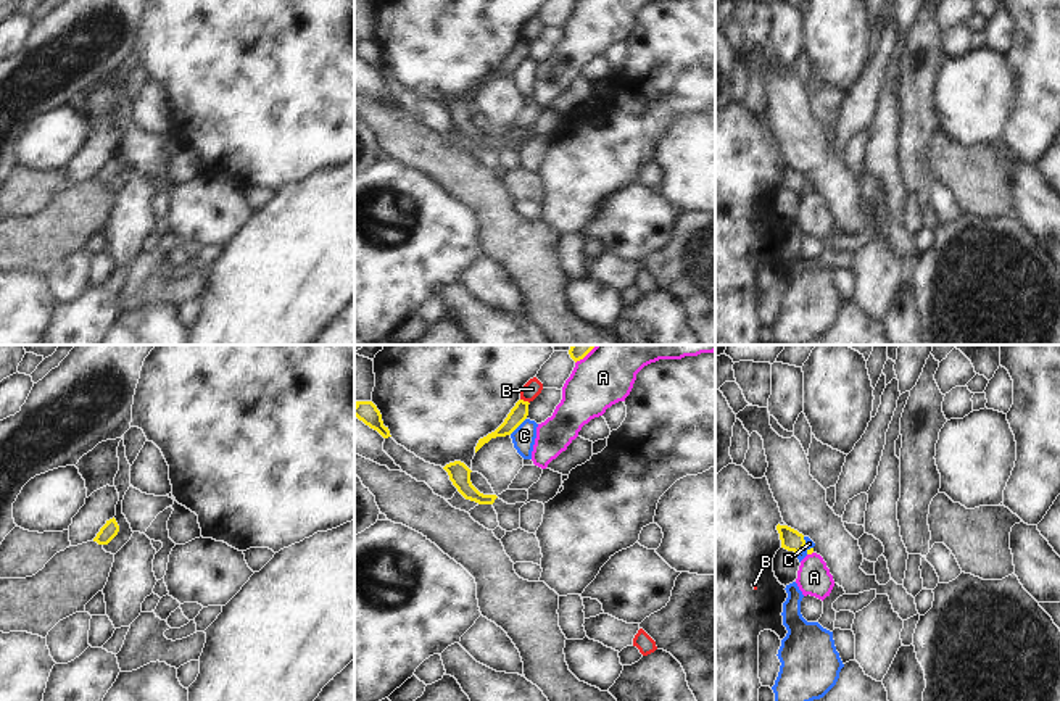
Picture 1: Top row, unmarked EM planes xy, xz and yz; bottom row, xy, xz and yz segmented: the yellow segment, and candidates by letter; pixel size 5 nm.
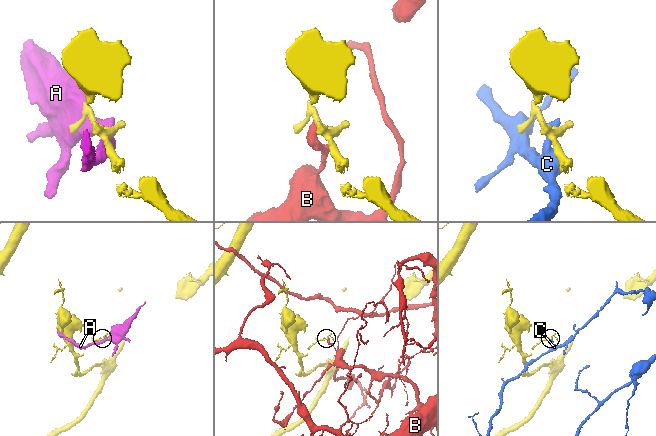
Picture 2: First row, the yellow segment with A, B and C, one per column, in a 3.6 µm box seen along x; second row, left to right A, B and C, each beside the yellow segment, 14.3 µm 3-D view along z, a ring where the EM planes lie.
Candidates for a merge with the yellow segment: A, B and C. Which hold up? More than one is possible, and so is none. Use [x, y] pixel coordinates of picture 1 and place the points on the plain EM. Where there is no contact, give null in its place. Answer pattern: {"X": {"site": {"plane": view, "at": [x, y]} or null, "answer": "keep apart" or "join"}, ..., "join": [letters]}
{"A": {"site": {"plane": "yz", "at": [809, 192]}, "answer": "keep apart"}, "B": {"site": {"plane": "xz", "at": [525, 41]}, "answer": "keep apart"}, "C": {"site": {"plane": "yz", "at": [804, 184]}, "answer": "keep apart"}, "join": []}

